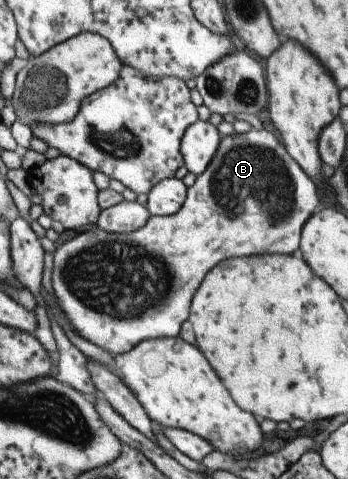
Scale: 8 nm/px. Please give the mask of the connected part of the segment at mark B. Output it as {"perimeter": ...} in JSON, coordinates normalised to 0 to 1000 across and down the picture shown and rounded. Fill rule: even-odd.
{"perimeter":[[[721,267],[695,280],[670,278],[649,286],[632,288],[629,303],[606,330],[601,344],[560,372],[560,378],[534,395],[532,420],[520,432],[489,451],[428,451],[428,457],[399,478],[362,489],[322,489],[284,478],[267,470],[267,478],[244,482],[204,495],[198,503],[175,507],[170,516],[149,524],[149,559],[147,559],[147,603],[161,624],[161,637],[175,651],[187,656],[195,674],[227,704],[244,708],[267,720],[279,720],[284,729],[307,733],[313,739],[336,741],[371,733],[385,720],[402,712],[460,706],[460,704],[503,704],[511,699],[520,674],[537,666],[543,658],[543,628],[549,616],[560,612],[560,603],[572,599],[583,574],[624,553],[641,541],[658,537],[693,537],[693,532],[739,532],[744,528],[842,528],[856,516],[862,501],[862,482],[871,468],[888,457],[899,441],[920,434],[914,395],[902,378],[888,374],[888,367],[859,349],[859,342],[839,332],[822,317],[813,301],[796,294],[784,278],[750,267],[733,271]],[[319,587],[348,587],[348,603],[353,608],[382,608],[382,620],[348,616],[342,599],[330,599]]]}

